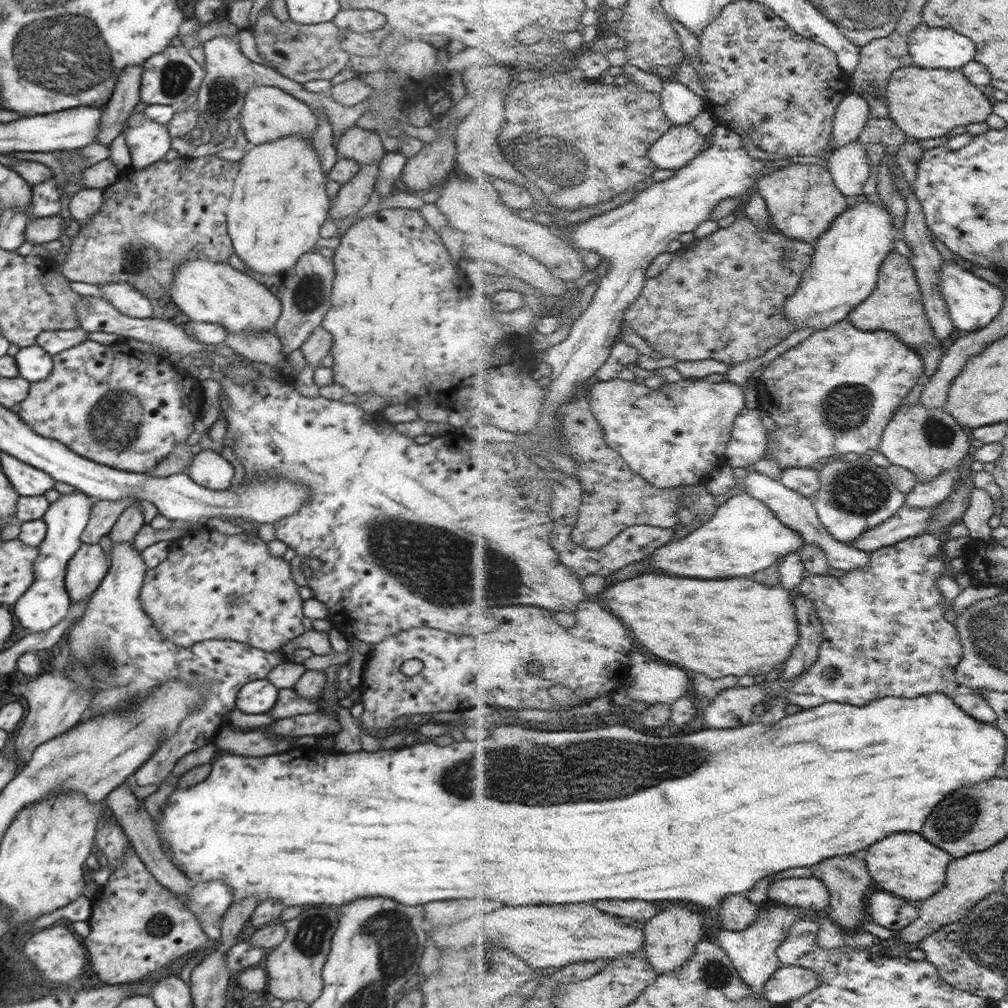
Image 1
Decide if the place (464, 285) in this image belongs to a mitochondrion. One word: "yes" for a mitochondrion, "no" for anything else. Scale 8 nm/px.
no

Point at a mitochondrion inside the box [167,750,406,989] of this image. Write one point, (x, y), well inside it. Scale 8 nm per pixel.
(310, 936)

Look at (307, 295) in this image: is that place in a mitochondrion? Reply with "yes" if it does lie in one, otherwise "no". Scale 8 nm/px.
yes

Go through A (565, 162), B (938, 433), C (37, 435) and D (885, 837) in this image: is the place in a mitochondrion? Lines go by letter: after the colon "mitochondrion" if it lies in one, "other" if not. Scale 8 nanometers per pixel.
A: mitochondrion
B: mitochondrion
C: other
D: other

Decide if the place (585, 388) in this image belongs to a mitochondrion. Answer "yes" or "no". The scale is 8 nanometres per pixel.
no

